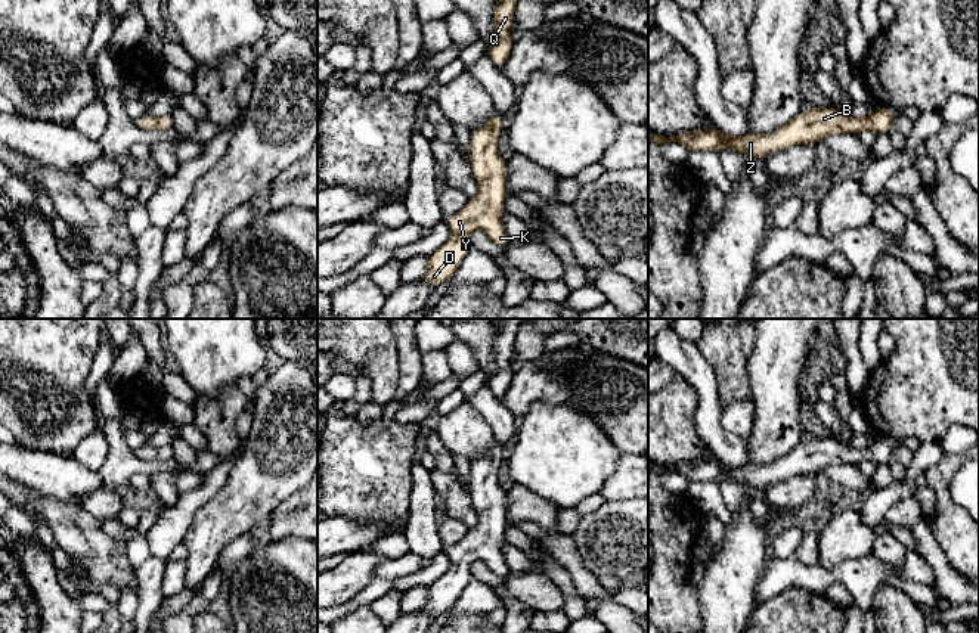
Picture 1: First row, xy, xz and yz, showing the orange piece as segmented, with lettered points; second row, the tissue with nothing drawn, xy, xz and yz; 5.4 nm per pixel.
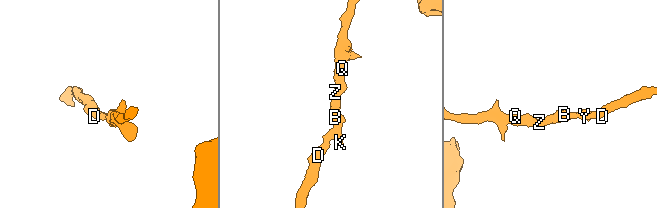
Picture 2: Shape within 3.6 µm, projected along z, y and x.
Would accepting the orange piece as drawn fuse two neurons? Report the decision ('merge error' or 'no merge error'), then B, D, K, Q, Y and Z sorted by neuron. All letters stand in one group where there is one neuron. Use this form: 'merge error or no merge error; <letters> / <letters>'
no merge error; B D K Q Y Z

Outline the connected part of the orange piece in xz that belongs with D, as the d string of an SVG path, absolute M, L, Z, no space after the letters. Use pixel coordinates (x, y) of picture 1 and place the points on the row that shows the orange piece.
M495 114L483 127L471 131L468 162L478 183L478 193L447 220L452 229L449 241L428 255L428 266L421 280L436 289L452 279L470 248L474 230L484 230L498 246L509 245L502 224L506 184L506 159L498 151L502 115Z

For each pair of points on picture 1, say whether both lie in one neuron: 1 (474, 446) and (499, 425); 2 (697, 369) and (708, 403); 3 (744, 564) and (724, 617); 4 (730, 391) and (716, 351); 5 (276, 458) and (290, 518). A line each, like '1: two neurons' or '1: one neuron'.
1: two neurons
2: one neuron
3: one neuron
4: one neuron
5: two neurons

